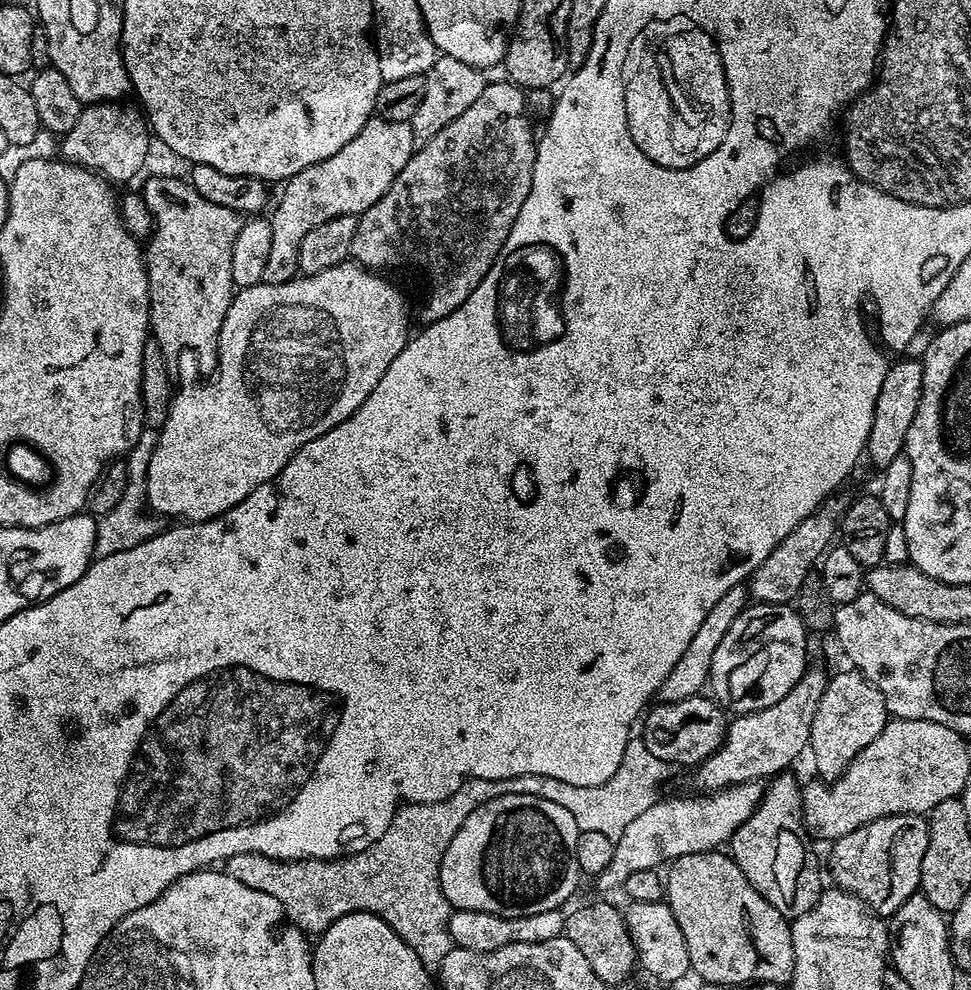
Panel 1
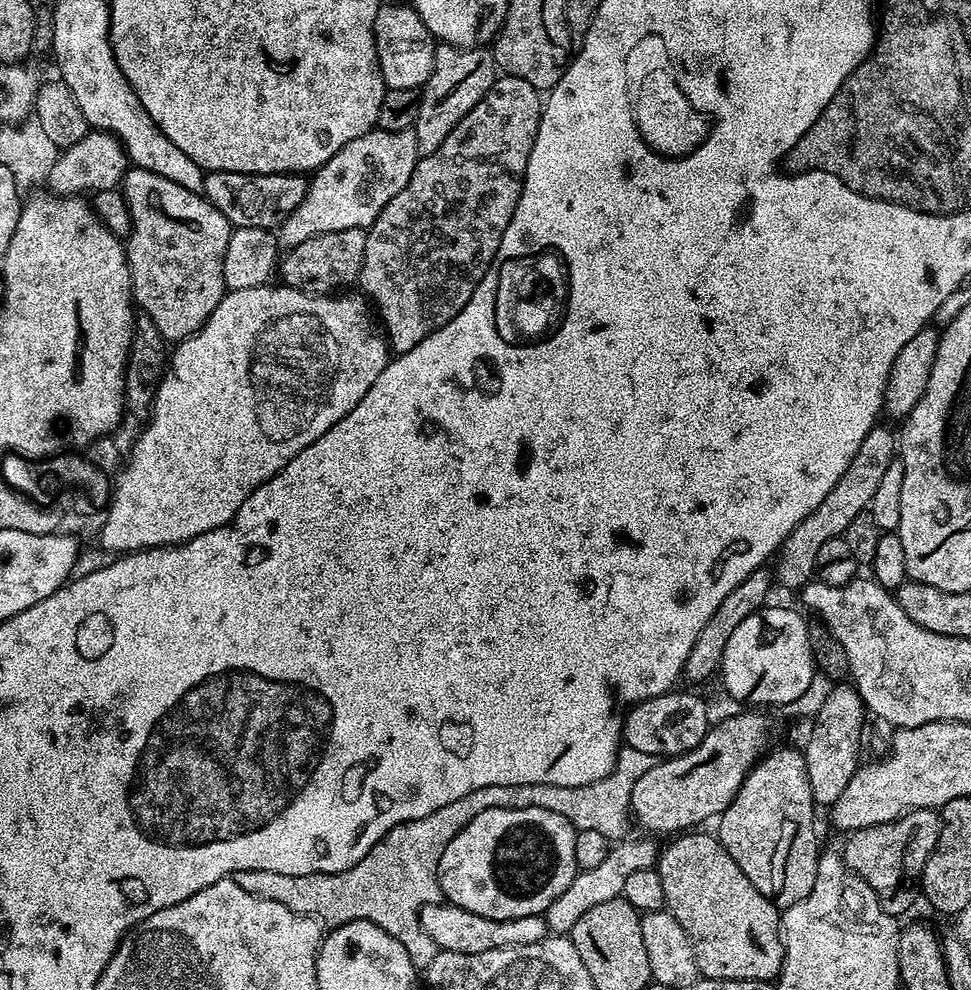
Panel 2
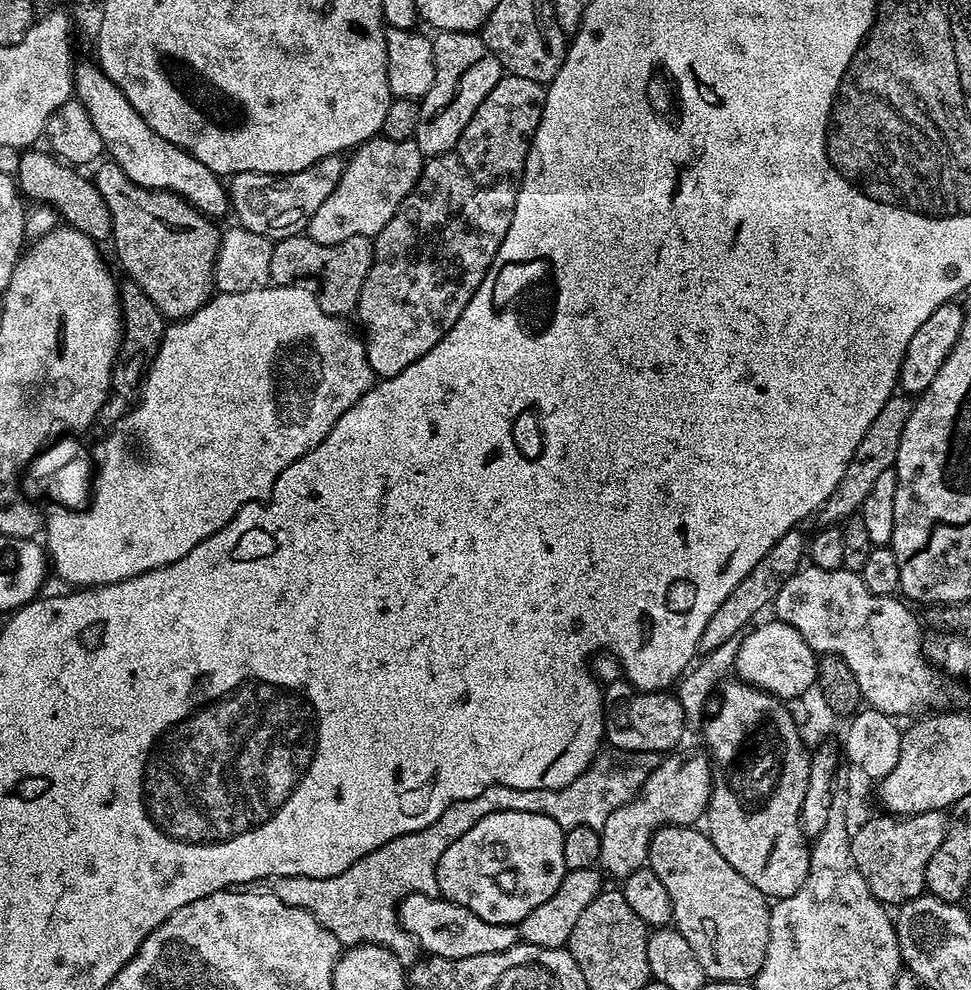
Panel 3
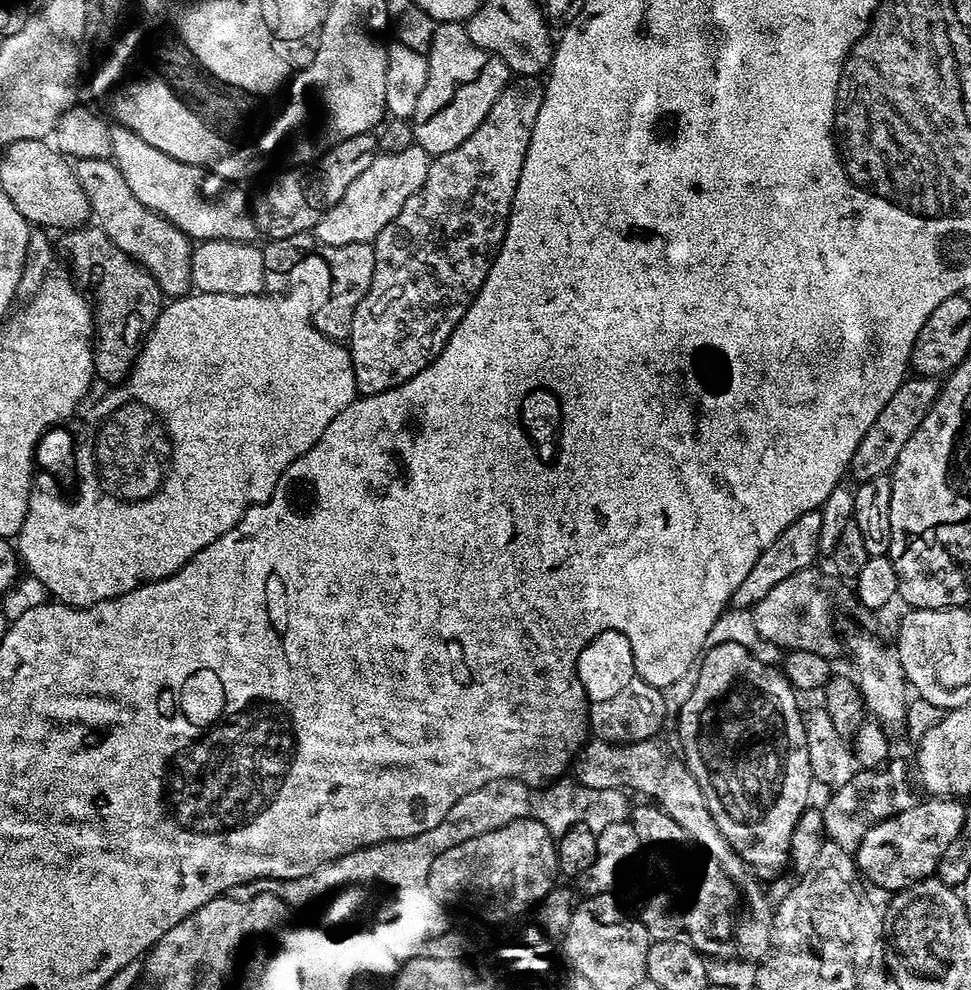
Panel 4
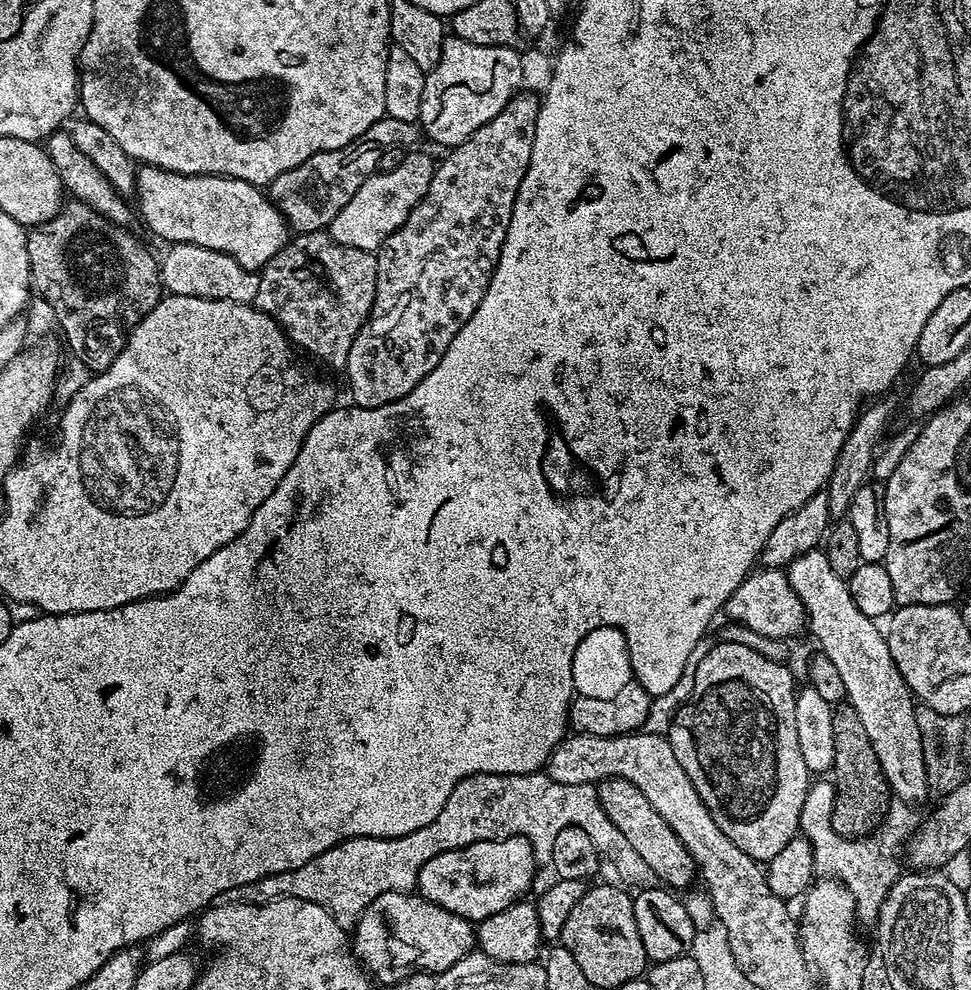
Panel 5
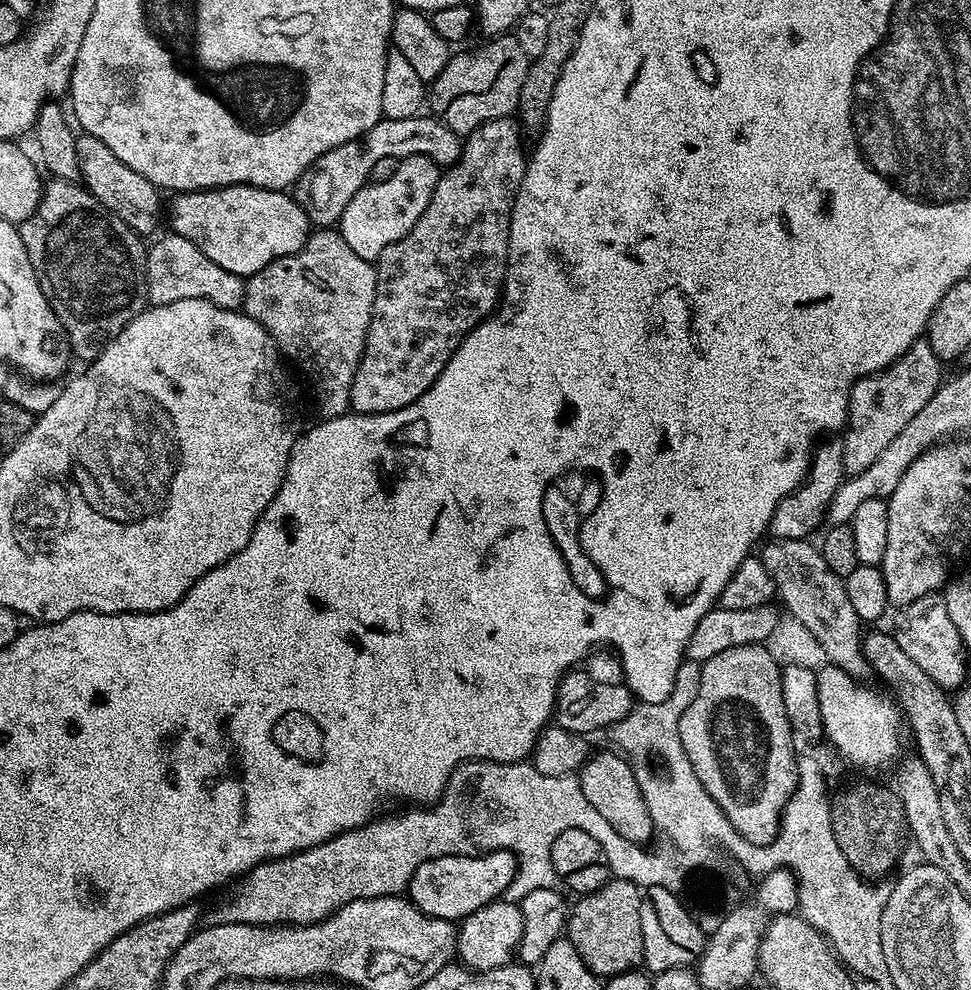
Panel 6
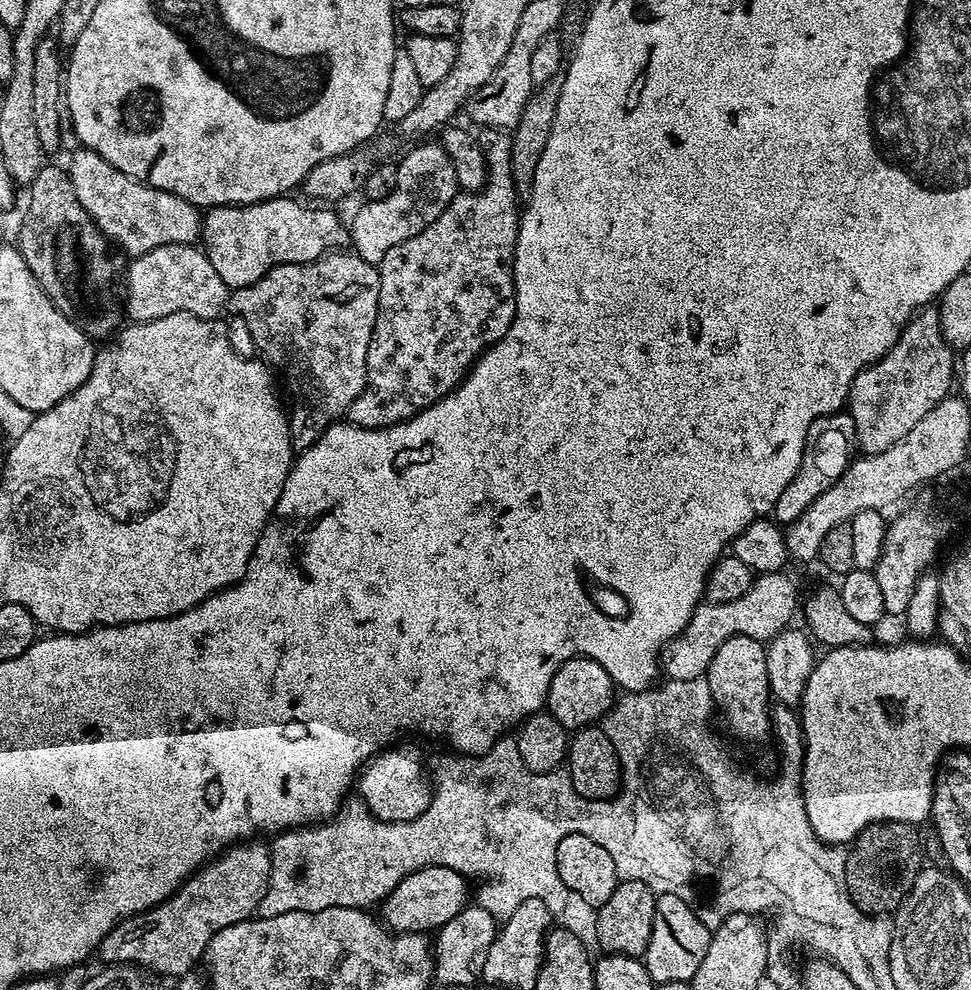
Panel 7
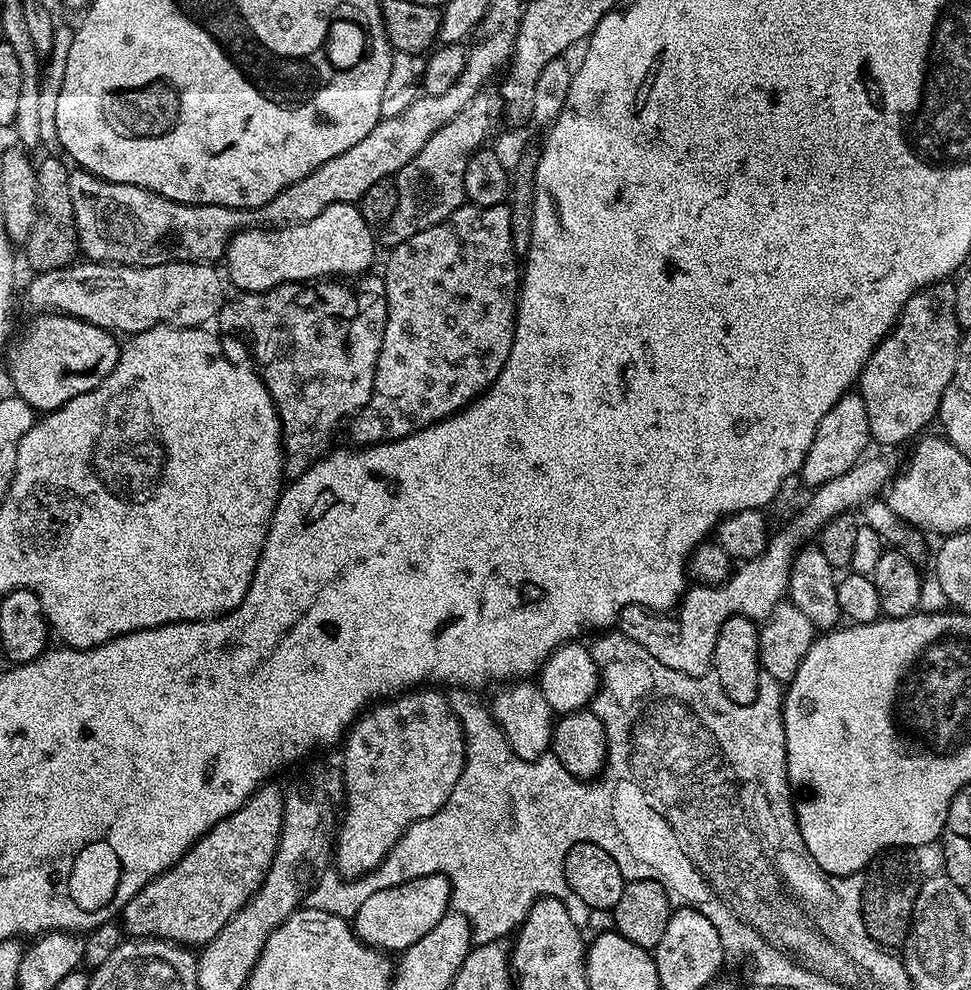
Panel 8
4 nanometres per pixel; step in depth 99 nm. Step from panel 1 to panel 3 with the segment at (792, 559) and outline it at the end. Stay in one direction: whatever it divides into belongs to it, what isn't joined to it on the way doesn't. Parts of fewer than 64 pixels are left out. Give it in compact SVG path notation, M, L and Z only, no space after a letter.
M894 394L882 406L882 411L874 422L870 422L870 430L862 438L858 450L854 450L854 458L846 466L846 474L842 482L826 498L826 502L820 508L818 513L819 523L824 526L836 526L848 519L860 507L862 502L866 502L866 494L870 494L870 489L874 486L874 481L878 479L885 470L890 470L896 463L898 454L898 442L902 442L902 430L906 430L906 421L910 419L912 413L913 401L904 394Z

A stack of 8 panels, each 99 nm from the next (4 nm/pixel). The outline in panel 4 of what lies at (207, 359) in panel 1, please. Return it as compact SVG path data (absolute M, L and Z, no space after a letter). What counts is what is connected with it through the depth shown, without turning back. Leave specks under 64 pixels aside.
M78 160L74 164L76 177L86 190L88 201L92 207L92 220L105 232L106 237L118 246L125 254L130 254L134 262L138 262L158 282L165 297L179 298L189 295L192 288L192 250L193 241L182 230L178 230L164 220L154 210L142 206L134 194L130 194L130 186L126 186L126 178L122 178L122 170L106 160Z

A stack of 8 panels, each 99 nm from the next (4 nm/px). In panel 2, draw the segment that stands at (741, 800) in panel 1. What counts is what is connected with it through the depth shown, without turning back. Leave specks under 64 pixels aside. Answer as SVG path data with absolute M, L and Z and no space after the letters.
M631 838L621 839L612 844L610 854L606 854L605 860L599 866L594 866L594 870L585 872L577 871L576 876L566 886L566 890L554 902L550 902L548 911L543 913L545 922L548 923L548 931L552 934L571 933L574 922L586 914L598 902L610 902L610 898L618 898L624 895L626 878L629 874L634 874L638 870L646 870L653 867L658 860L658 844L656 848L655 839L644 838L648 840L630 840Z

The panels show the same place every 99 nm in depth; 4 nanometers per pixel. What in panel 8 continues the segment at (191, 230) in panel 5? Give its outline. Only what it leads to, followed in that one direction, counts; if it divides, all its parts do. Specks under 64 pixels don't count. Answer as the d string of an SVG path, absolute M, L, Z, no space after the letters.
M356 204L326 206L310 222L284 228L244 228L228 243L227 279L240 292L265 292L279 284L315 282L325 278L359 278L376 260L373 225L362 218Z

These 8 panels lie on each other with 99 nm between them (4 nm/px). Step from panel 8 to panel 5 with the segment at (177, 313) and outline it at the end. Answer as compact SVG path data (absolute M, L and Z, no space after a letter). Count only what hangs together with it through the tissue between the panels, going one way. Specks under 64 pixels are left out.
M173 244L167 249L164 260L159 261L160 283L165 293L173 296L193 296L211 300L229 300L239 304L252 304L258 294L259 275L246 266L240 266L230 254L206 250L206 246Z

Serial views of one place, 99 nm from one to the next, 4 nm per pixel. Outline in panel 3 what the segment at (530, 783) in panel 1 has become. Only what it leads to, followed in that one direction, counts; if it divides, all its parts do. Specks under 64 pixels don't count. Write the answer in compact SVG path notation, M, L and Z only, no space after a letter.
M634 764L624 769L616 768L614 770L591 768L579 775L574 782L570 782L569 786L555 788L554 790L516 790L514 786L495 784L486 790L482 790L482 794L478 794L474 798L454 802L449 808L442 810L440 817L434 822L430 822L430 826L426 826L417 832L402 834L398 838L378 846L378 850L366 854L358 862L354 862L354 866L350 866L350 870L346 870L342 874L330 878L277 876L271 881L270 891L279 900L286 902L286 906L294 906L298 910L306 910L310 913L320 925L326 930L330 930L330 934L336 936L341 945L380 944L383 948L390 949L400 959L401 964L411 966L422 959L422 949L416 943L416 939L409 932L404 931L403 926L400 924L398 905L400 901L405 900L407 896L413 896L416 892L433 898L440 896L438 878L436 877L438 862L442 858L442 854L446 854L446 850L450 846L454 846L454 842L458 842L458 838L462 838L462 834L466 834L466 830L470 830L470 826L482 822L482 818L486 818L486 814L528 812L546 814L547 817L554 818L560 828L565 830L574 826L586 825L599 831L614 810L635 796L639 787L644 784L649 771L649 765L644 764Z

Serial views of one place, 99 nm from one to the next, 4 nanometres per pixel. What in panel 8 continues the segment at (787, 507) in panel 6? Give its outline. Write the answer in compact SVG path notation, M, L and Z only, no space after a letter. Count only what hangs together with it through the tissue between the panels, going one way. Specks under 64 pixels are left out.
M849 390L844 393L830 410L818 422L818 430L814 434L814 442L810 442L810 450L799 470L799 479L804 479L808 490L821 488L826 482L846 474L869 451L868 444L872 440L870 426L866 418L866 402L862 402L859 391Z

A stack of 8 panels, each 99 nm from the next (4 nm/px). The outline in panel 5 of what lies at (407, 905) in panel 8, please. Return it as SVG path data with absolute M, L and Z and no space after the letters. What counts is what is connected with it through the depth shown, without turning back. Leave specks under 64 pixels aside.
M511 836L501 840L479 840L465 848L455 848L438 854L422 866L416 888L424 899L479 922L498 914L521 899L532 884L538 865L532 853L532 843L525 836Z

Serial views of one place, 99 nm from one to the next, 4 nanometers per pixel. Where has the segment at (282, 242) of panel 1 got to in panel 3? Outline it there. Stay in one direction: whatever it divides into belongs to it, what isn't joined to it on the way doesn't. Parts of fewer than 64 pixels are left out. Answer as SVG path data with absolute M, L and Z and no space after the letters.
M415 139L367 140L347 157L338 186L310 218L306 235L319 244L337 244L355 236L374 238L394 218L398 206L418 182L425 163L426 157L418 150Z

